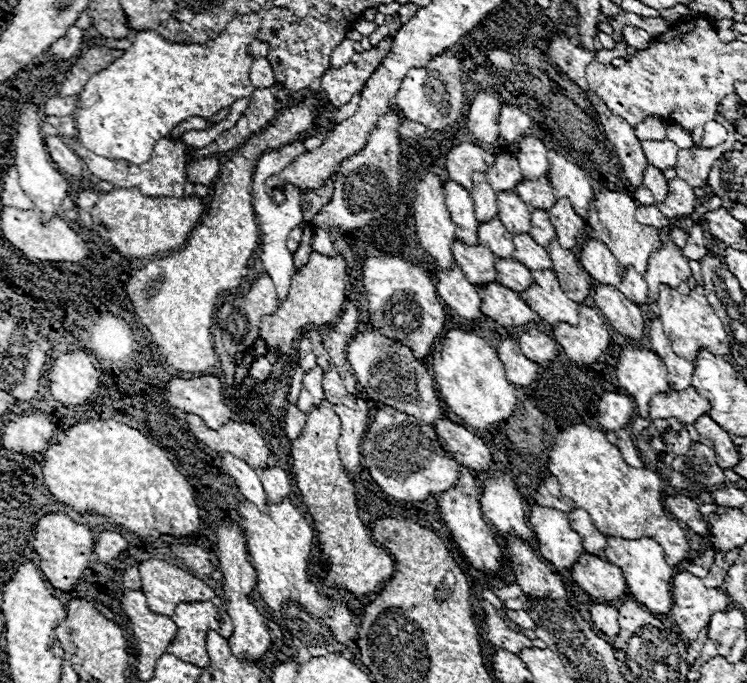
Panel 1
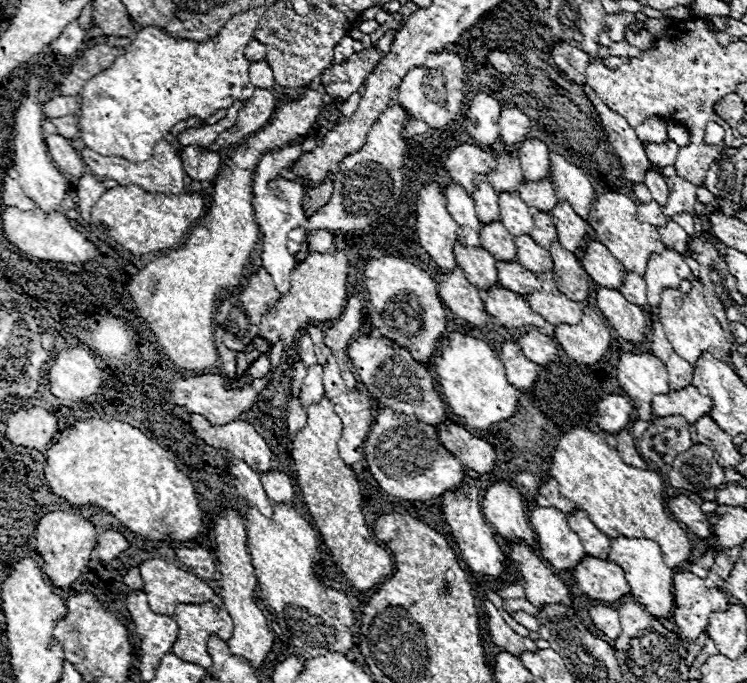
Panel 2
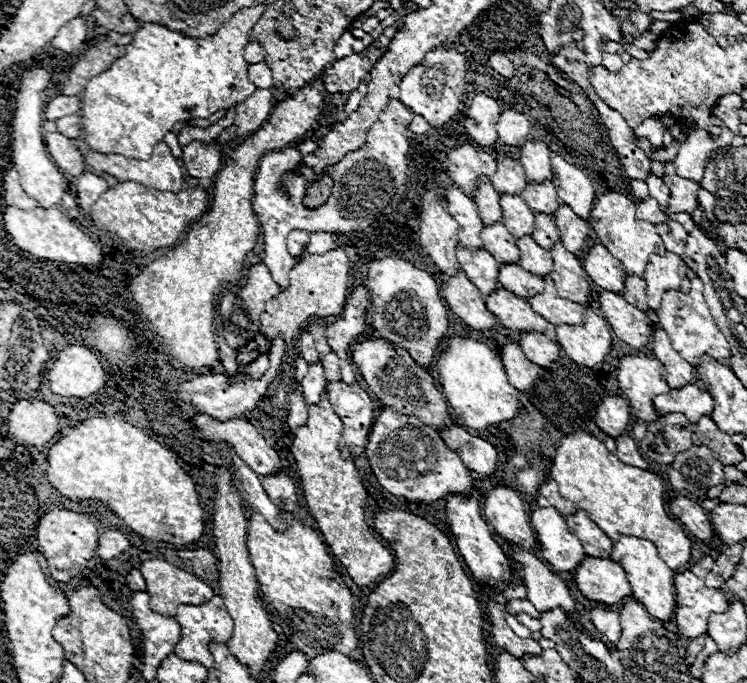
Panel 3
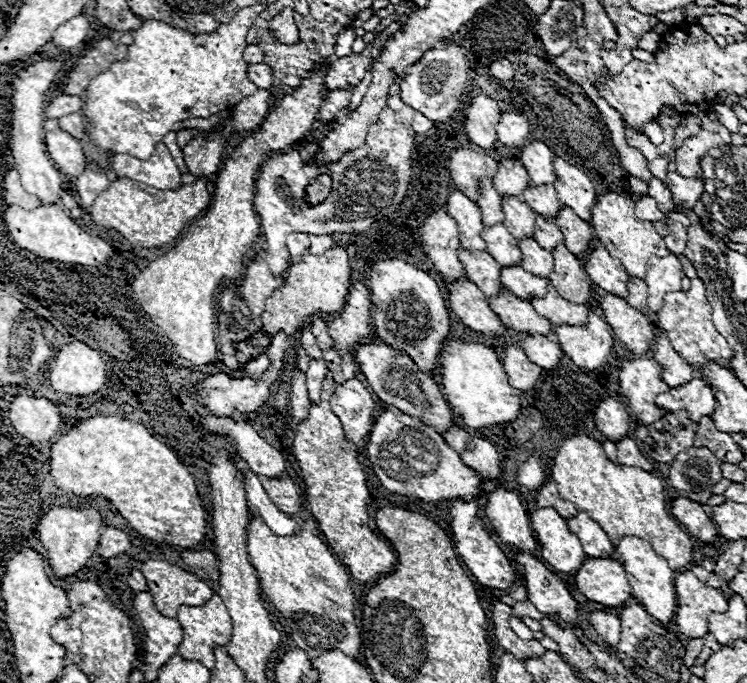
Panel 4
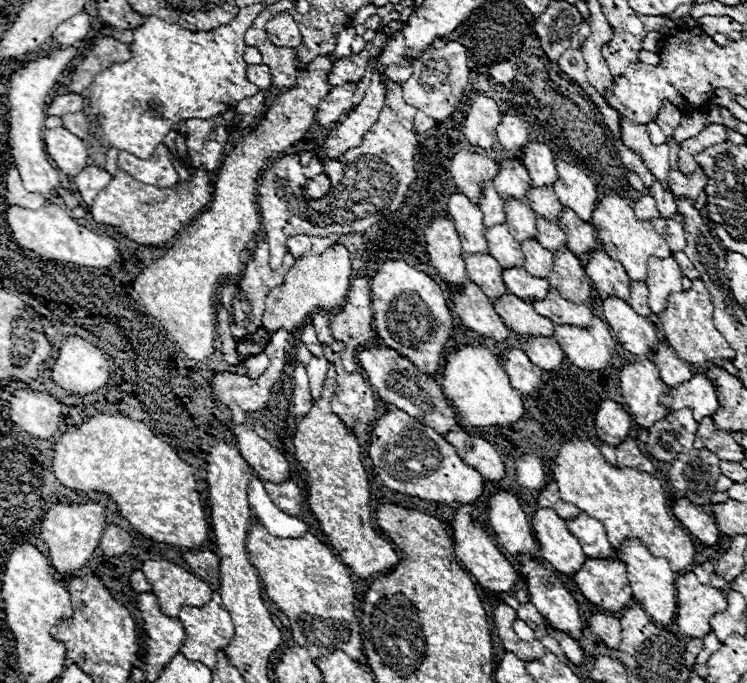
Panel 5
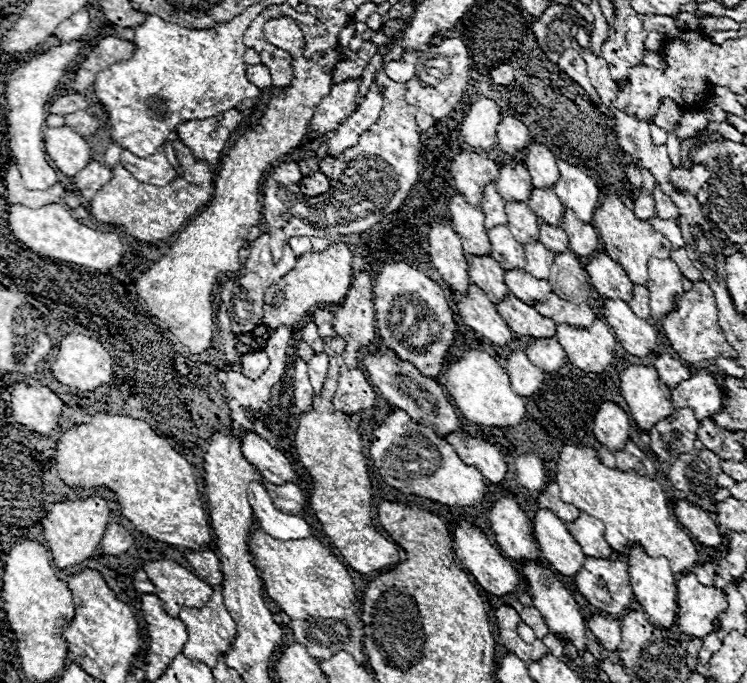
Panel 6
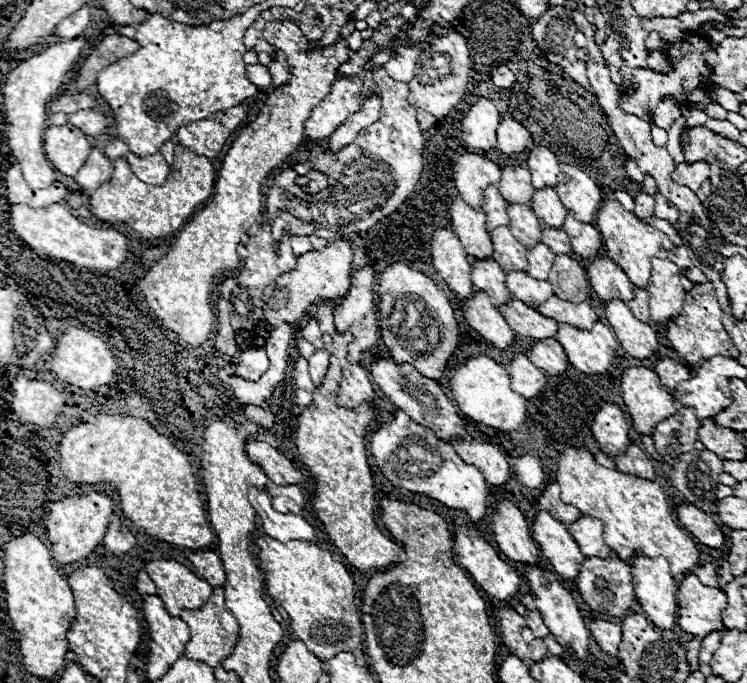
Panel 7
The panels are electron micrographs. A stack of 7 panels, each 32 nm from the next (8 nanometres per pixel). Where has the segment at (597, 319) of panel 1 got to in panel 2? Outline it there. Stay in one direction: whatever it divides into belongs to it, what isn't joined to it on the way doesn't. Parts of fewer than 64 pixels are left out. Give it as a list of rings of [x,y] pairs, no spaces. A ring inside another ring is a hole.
[[[586,306],[582,308],[580,324],[558,324],[554,338],[572,360],[588,366],[596,364],[606,354],[612,340],[606,320]]]

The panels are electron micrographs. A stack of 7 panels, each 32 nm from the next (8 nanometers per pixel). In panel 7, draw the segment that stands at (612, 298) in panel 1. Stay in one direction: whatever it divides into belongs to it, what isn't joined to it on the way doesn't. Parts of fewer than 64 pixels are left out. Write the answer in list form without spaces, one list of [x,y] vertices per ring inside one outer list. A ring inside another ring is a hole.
[[[622,300],[606,302],[604,314],[614,334],[618,336],[618,342],[630,356],[646,360],[656,354],[660,344],[654,328],[650,324],[640,322]]]

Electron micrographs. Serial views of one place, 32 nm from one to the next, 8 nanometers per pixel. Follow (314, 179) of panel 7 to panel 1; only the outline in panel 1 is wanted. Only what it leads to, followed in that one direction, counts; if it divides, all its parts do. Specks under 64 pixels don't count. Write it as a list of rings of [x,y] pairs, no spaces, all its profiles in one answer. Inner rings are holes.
[[[326,182],[322,188],[308,192],[302,200],[302,212],[304,212],[304,222],[310,224],[314,220],[314,216],[332,200],[334,194],[334,186],[332,182]]]

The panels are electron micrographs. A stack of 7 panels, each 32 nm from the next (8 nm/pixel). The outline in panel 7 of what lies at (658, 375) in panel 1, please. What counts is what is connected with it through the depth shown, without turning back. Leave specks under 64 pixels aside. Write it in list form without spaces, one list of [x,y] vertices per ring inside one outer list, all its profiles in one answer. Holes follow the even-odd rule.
[[[632,366],[622,372],[622,398],[638,434],[650,436],[658,422],[676,412],[670,390],[646,366]]]

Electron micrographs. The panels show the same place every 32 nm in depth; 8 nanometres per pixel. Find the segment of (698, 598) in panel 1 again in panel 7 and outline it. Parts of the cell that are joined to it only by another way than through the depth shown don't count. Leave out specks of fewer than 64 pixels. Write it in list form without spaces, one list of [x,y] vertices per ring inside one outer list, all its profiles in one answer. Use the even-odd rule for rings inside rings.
[[[694,574],[678,582],[678,626],[686,634],[704,638],[714,630],[724,630],[720,614],[726,606],[724,590],[704,586]]]

